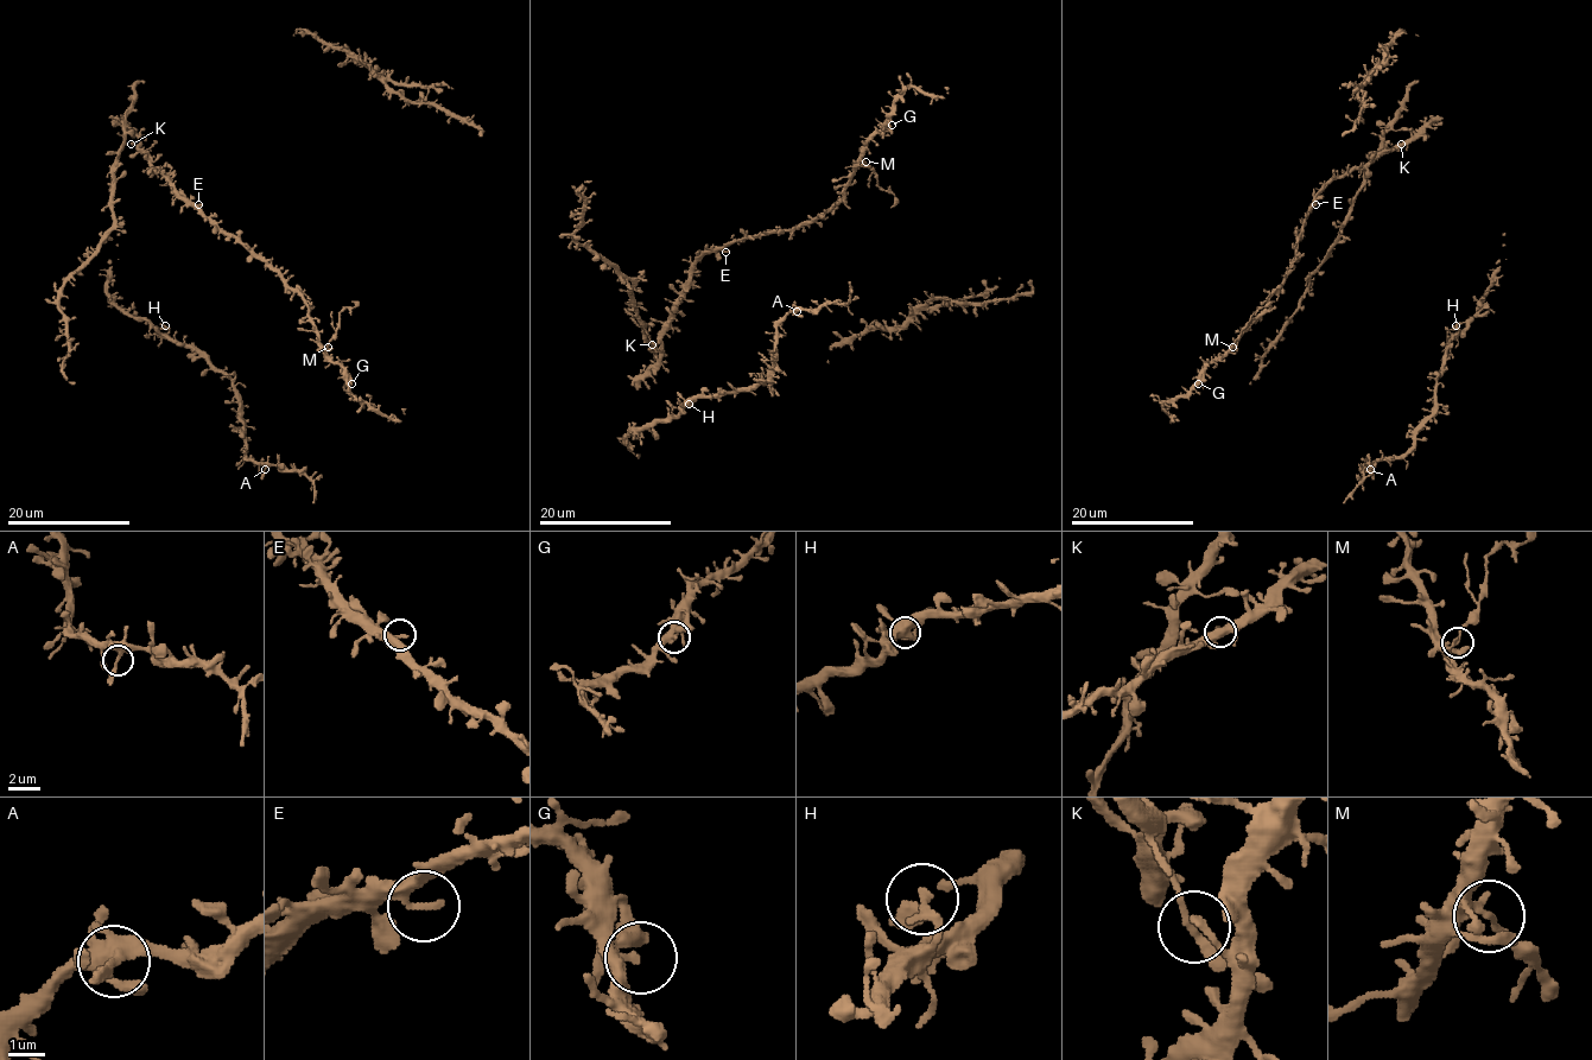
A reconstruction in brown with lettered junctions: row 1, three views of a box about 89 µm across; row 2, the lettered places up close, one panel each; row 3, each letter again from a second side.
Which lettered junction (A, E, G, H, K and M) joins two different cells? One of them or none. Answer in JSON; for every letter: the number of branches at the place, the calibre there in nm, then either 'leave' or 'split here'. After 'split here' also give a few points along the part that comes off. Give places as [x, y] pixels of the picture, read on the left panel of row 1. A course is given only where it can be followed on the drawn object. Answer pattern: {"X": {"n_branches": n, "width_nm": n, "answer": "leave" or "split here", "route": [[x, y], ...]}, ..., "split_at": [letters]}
{"A": {"n_branches": 2, "width_nm": 280, "answer": "leave"}, "E": {"n_branches": 2, "width_nm": 260, "answer": "leave"}, "G": {"n_branches": 2, "width_nm": 260, "answer": "leave"}, "H": {"n_branches": 2, "width_nm": 200, "answer": "leave"}, "K": {"n_branches": 2, "width_nm": 170, "answer": "leave"}, "M": {"n_branches": 2, "width_nm": 240, "answer": "split here", "route": [[328, 347], [337, 331], [338, 315], [355, 305], [351, 300]]}, "split_at": ["M"]}

